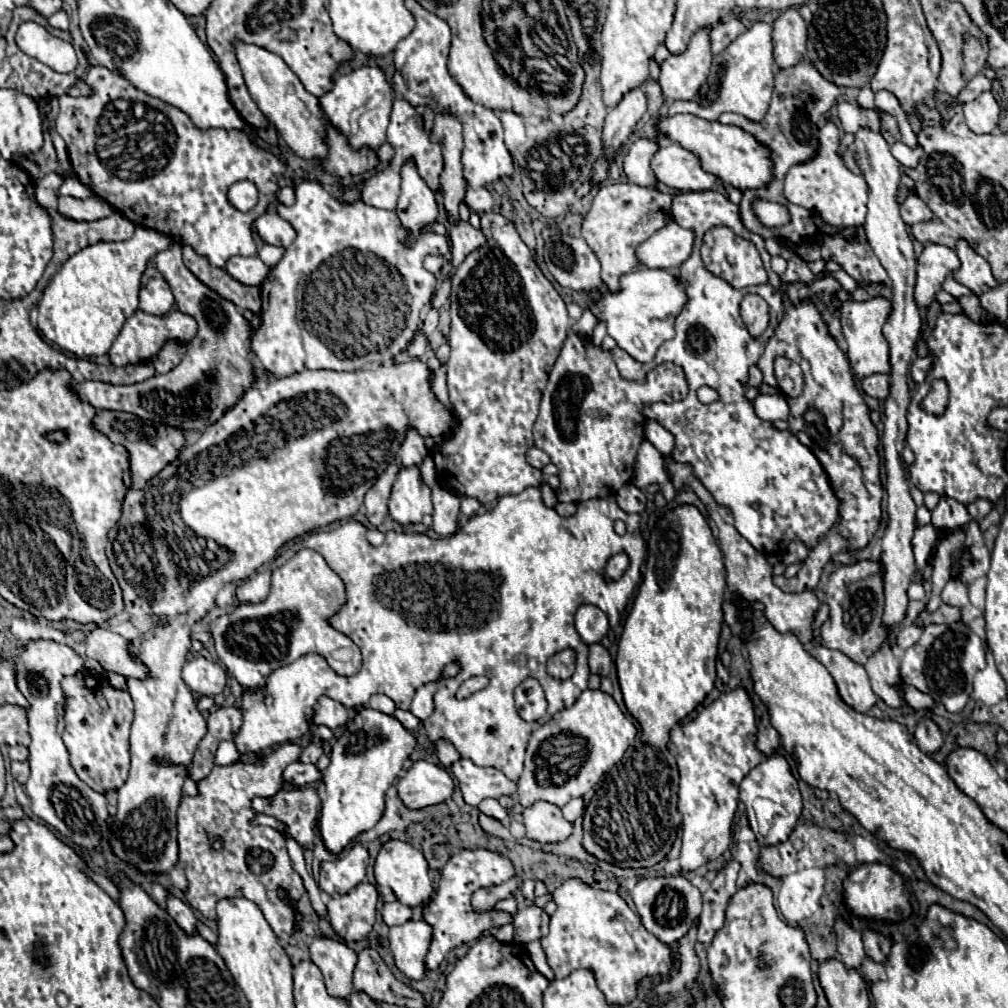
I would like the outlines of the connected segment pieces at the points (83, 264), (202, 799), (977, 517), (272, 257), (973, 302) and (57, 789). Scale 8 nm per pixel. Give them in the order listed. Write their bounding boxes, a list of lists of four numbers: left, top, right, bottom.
[[37,227,171,357],[177,743,305,939],[967,499,993,521],[259,247,283,267],[959,295,981,323],[15,639,107,851]]

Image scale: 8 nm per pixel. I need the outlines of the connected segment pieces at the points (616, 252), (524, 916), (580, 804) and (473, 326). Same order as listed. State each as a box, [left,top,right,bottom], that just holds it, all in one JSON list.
[[581,183,673,293],[513,905,549,945],[562,797,585,822],[433,213,572,505]]

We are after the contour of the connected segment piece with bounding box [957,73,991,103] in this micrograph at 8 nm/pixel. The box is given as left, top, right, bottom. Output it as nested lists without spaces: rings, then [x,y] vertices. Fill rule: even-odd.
[[[979,73],[979,75],[975,75],[975,77],[967,83],[967,87],[959,93],[957,103],[967,103],[967,101],[973,101],[973,99],[977,99],[983,91],[991,91],[991,81],[989,81],[983,73]]]

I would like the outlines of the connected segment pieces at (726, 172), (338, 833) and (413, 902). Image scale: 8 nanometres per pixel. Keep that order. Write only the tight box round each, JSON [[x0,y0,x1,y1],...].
[[657,115,773,189],[319,707,413,855],[375,841,433,907]]

